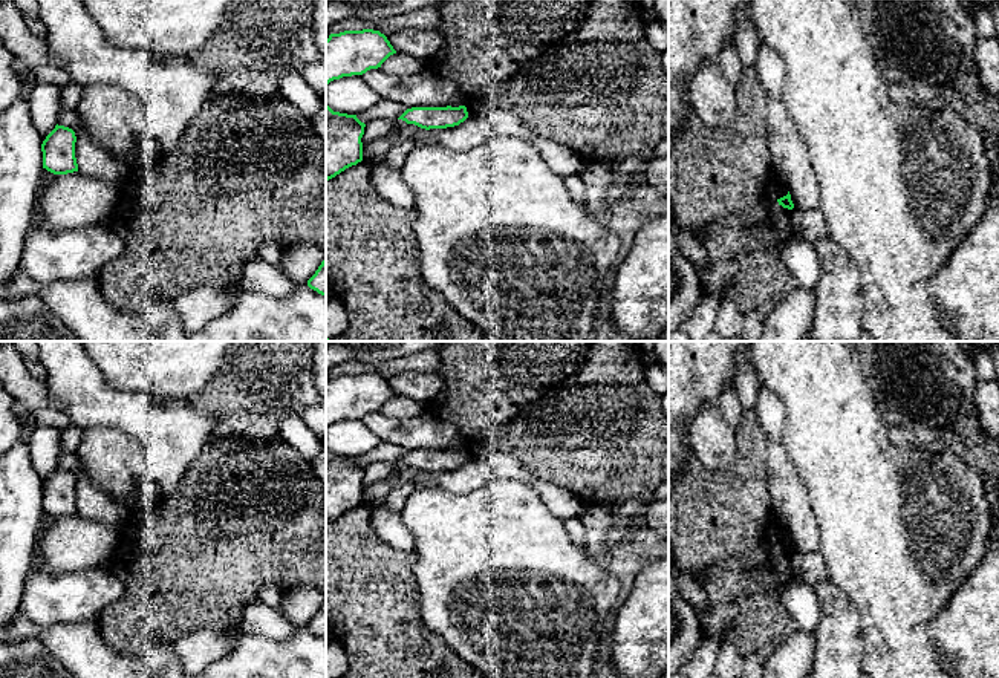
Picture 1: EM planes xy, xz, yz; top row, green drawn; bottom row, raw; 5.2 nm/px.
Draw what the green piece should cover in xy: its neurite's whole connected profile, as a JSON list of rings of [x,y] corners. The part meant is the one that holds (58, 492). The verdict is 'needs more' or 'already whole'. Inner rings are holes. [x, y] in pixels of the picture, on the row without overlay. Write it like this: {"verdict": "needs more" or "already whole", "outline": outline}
{"verdict": "already whole", "outline": [[[57,467],[41,487],[43,511],[54,517],[78,514],[75,485],[75,474]]]}

